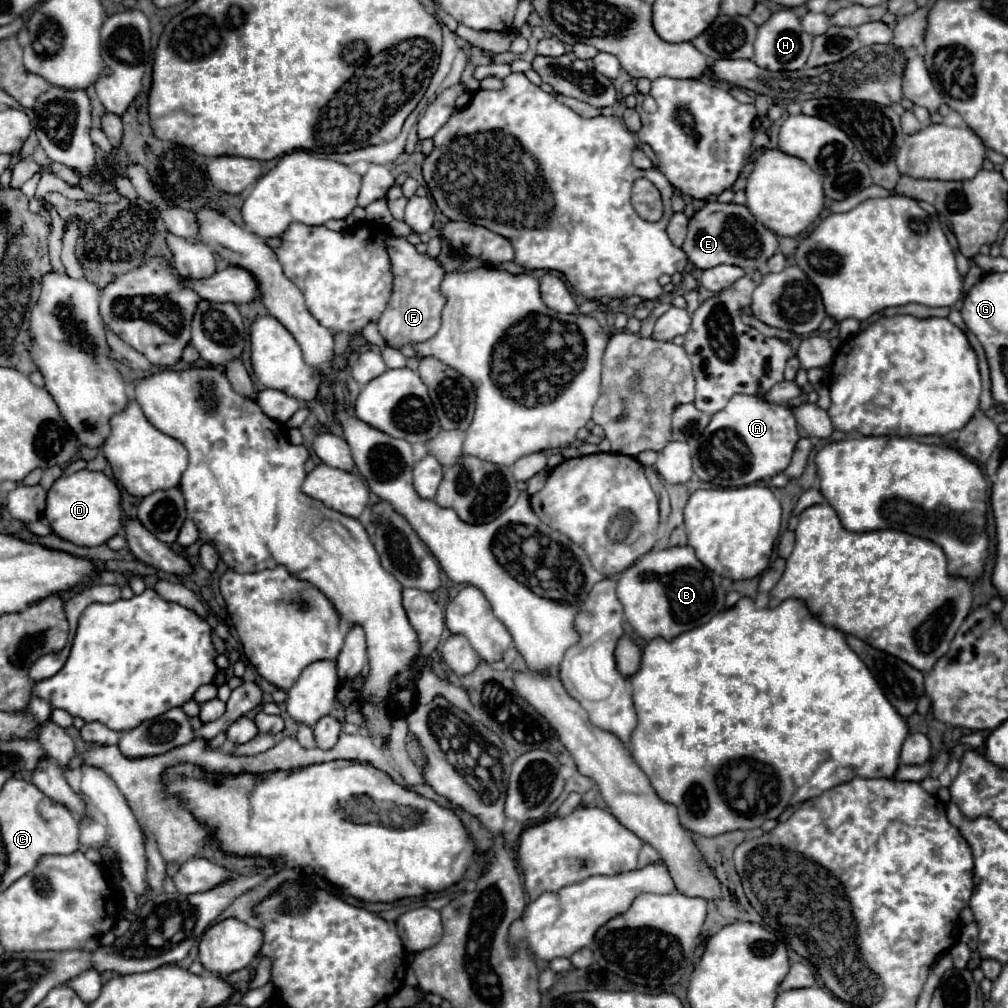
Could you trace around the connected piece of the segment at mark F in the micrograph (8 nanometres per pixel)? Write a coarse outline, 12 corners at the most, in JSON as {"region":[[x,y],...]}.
{"region":[[401,236],[379,332],[393,346],[439,330],[445,270]]}

